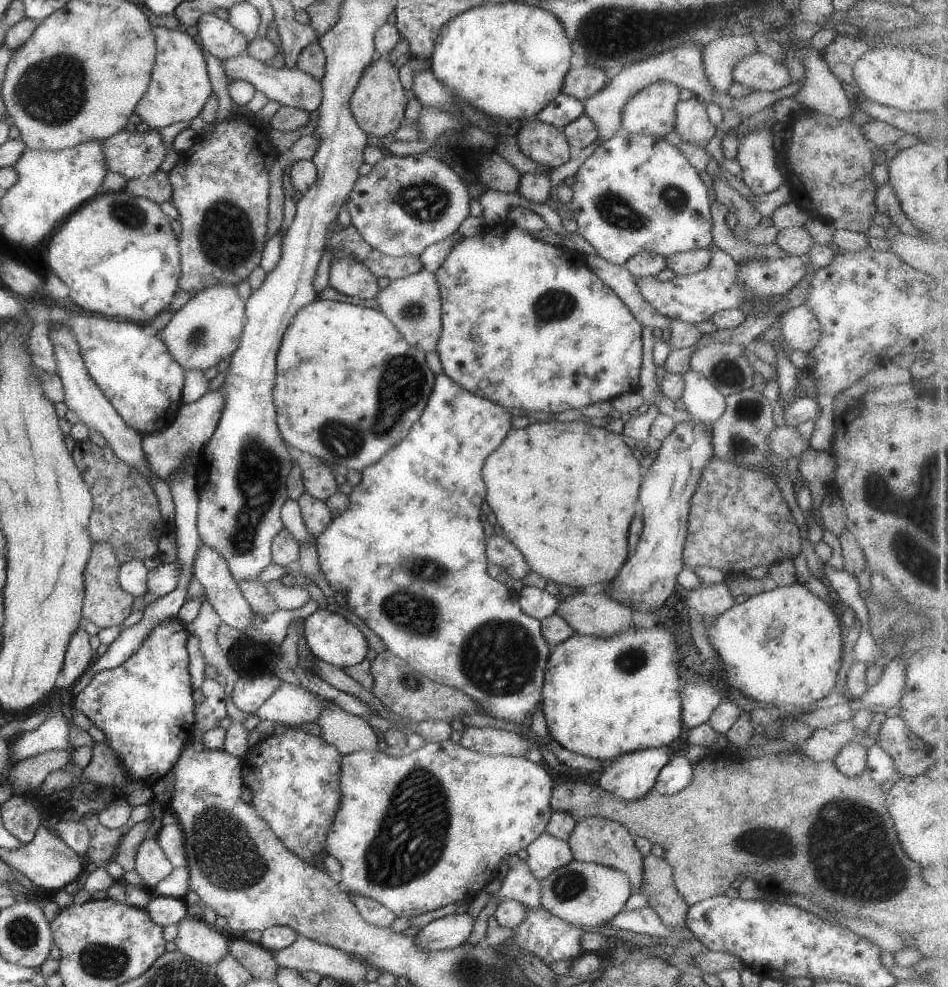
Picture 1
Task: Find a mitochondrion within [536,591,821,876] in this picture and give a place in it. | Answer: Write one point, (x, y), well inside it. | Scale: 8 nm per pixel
(767, 844)

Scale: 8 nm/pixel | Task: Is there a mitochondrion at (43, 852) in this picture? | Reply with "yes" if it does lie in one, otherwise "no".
no

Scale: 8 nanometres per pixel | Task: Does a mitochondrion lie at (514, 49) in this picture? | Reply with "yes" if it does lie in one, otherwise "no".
no

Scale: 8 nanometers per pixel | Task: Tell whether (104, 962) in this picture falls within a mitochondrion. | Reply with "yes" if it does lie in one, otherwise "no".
yes

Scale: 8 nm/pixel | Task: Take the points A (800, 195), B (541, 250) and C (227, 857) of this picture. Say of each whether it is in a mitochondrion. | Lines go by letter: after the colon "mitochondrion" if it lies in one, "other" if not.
A: other
B: other
C: mitochondrion

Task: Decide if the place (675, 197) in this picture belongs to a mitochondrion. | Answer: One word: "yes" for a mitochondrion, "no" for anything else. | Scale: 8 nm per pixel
yes

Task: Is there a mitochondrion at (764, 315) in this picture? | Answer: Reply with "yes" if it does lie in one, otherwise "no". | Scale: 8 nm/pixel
no

